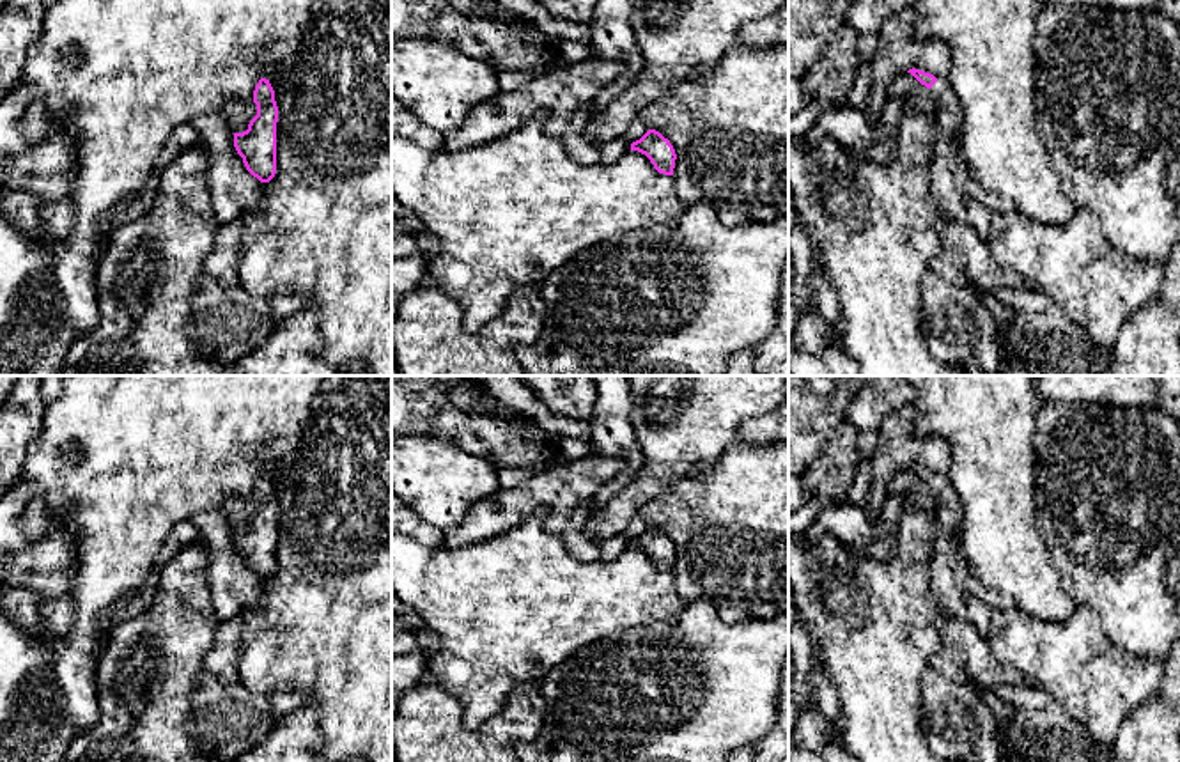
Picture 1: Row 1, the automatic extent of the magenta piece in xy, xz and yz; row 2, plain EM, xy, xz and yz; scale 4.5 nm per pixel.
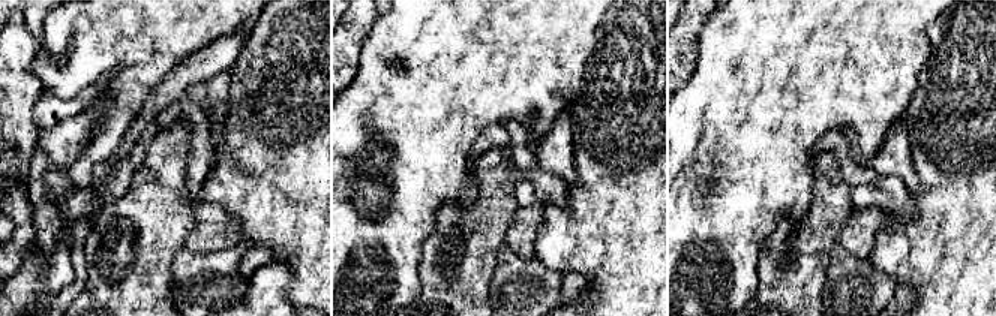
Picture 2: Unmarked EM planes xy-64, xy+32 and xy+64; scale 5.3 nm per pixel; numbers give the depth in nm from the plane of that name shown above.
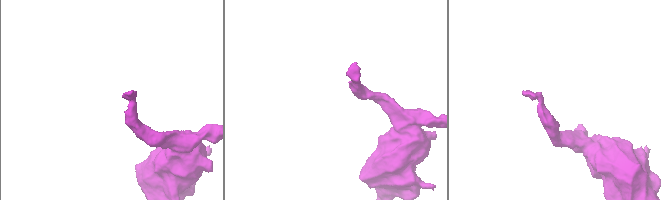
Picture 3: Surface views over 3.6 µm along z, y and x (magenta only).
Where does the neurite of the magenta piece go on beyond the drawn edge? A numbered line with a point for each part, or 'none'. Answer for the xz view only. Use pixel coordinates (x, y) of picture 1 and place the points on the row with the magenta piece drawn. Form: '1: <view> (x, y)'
none

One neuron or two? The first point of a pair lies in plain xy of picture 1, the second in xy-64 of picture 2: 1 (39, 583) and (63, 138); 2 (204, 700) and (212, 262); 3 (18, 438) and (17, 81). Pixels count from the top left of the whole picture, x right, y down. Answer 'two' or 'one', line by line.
1: one
2: one
3: one

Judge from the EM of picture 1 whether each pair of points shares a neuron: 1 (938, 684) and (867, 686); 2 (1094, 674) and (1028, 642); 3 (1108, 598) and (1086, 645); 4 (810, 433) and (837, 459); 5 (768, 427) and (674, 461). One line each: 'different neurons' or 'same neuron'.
1: different neurons
2: same neuron
3: different neurons
4: different neurons
5: different neurons

